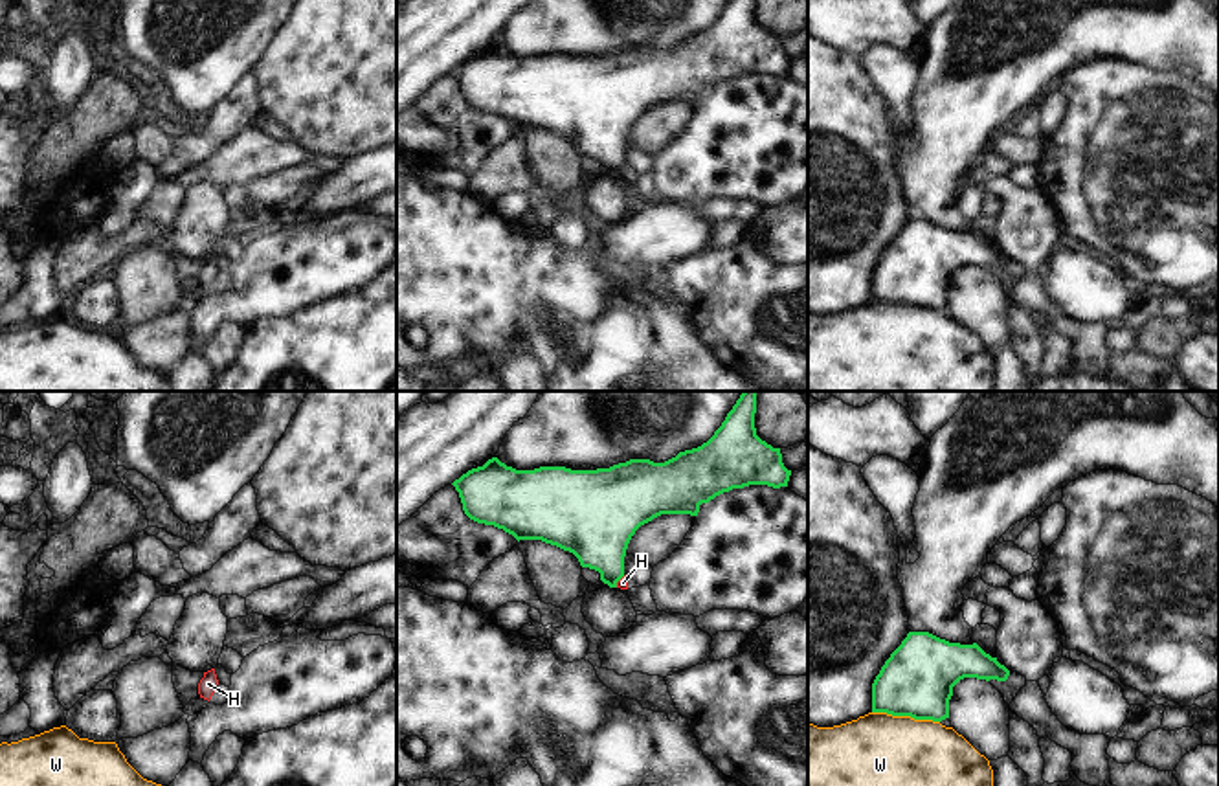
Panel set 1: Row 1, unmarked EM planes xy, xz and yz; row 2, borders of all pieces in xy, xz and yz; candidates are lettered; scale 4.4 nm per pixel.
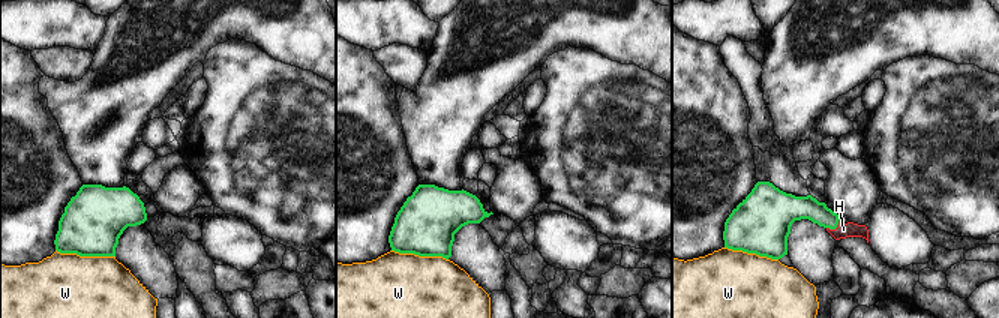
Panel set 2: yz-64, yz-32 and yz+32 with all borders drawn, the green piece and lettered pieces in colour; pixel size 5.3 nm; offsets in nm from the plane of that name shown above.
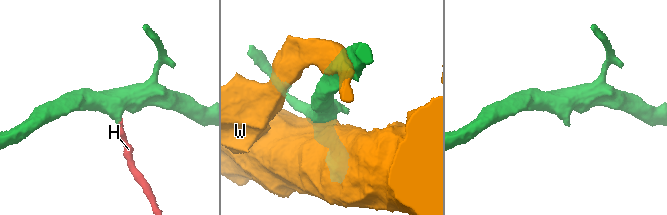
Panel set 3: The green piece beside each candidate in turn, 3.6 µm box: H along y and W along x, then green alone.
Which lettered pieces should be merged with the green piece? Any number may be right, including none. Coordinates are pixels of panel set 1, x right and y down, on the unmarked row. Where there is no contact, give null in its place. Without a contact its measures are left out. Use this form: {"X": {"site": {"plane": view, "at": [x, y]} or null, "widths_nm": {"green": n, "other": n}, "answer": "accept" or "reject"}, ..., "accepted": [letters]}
{"H": {"site": {"plane": "xz", "at": [619, 168]}, "widths_nm": {"green": 300, "other": 50}, "answer": "accept"}, "W": {"site": {"plane": "yz", "at": [905, 303]}, "widths_nm": {"green": 320, "other": 480}, "answer": "reject"}, "accepted": ["H"]}

